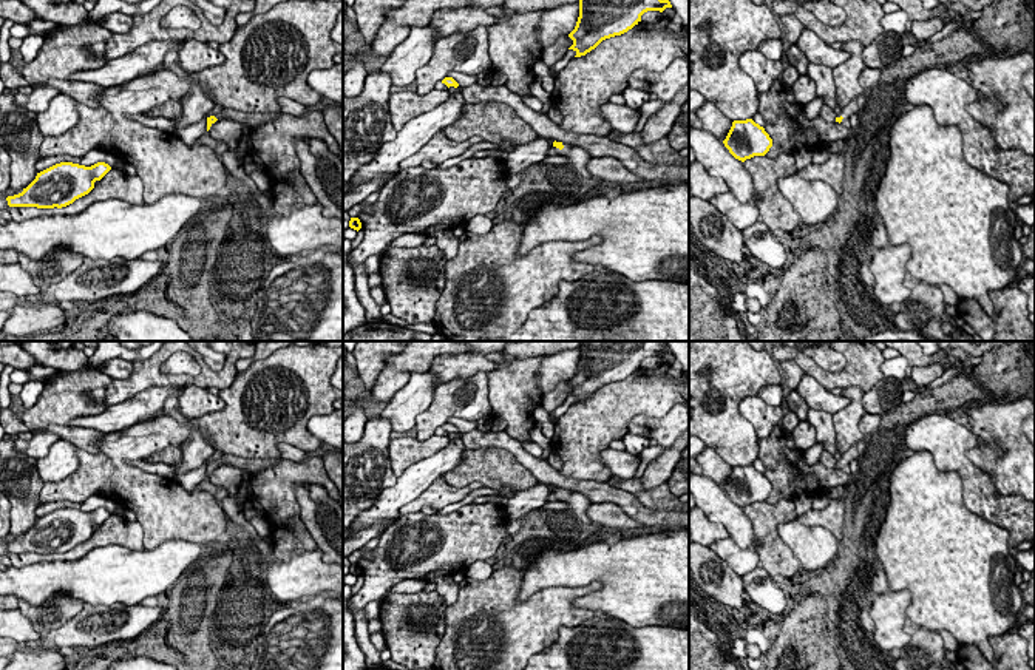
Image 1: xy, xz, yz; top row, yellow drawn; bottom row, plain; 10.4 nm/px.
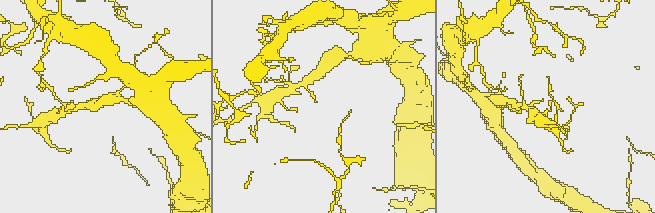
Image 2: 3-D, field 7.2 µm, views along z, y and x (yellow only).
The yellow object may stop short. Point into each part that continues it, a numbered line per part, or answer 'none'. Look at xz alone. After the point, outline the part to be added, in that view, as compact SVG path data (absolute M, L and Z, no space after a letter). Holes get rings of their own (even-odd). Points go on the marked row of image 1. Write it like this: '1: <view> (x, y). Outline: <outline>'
1: xz (578, 158). Outline: M568 144L562 145L564 148L561 150L561 154L568 157L570 165L584 178L593 178L592 173L587 170L589 159L592 156L581 147L572 147Z

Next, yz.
1: yz (851, 108). Outline: M854 97L847 107L843 107L840 110L840 113L837 114L837 117L842 116L843 119L848 119L851 114L857 114L857 111L859 111L857 97Z

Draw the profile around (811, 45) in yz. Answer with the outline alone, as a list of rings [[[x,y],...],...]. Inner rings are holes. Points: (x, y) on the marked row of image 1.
[[[805,28],[799,42],[796,43],[806,56],[809,63],[836,68],[850,59],[850,52],[843,49],[834,49],[825,43],[817,34]]]

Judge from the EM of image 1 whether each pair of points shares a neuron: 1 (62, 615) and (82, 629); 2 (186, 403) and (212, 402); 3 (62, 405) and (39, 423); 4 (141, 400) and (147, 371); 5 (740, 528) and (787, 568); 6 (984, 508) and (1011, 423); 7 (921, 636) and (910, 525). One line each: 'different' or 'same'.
1: different
2: same
3: same
4: different
5: different
6: different
7: different

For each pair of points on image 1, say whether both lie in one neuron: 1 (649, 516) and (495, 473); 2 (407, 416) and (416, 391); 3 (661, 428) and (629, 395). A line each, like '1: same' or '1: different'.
1: different
2: same
3: different

